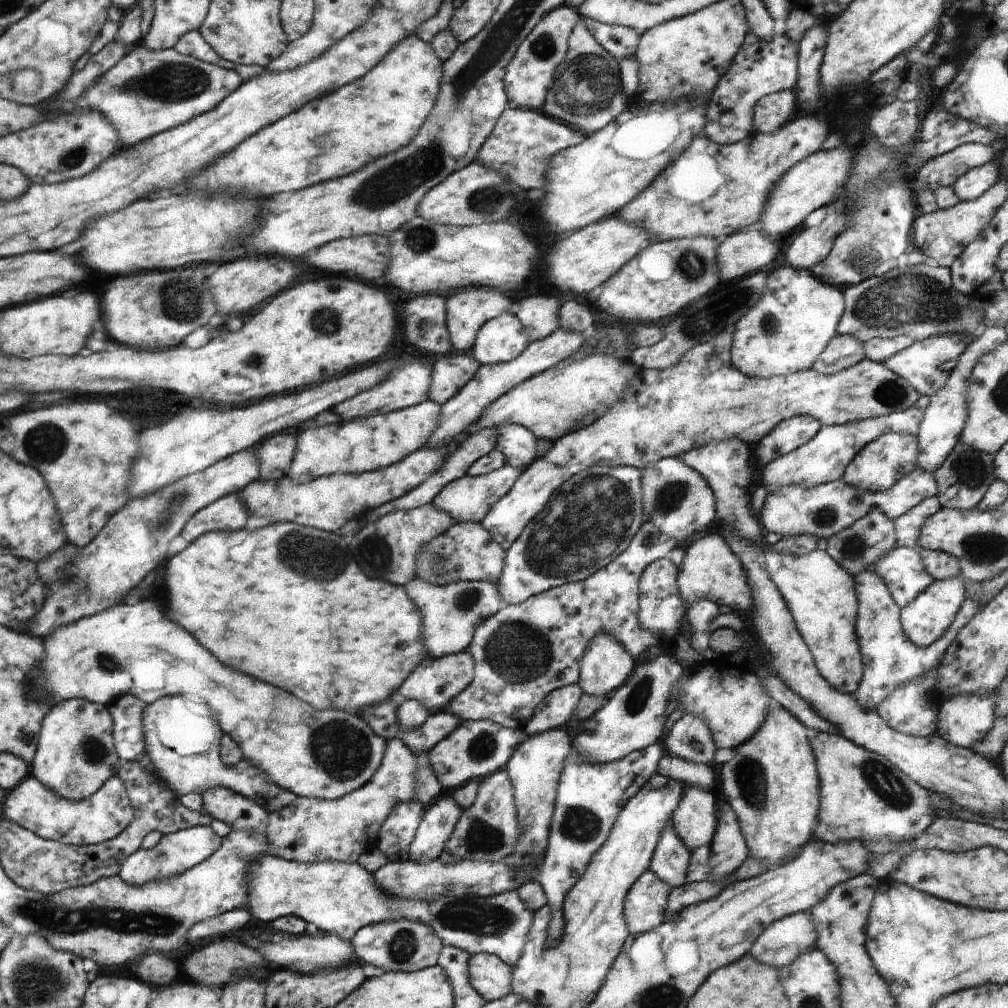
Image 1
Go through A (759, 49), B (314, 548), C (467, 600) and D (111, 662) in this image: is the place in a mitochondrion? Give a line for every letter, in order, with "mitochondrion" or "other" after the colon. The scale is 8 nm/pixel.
A: other
B: mitochondrion
C: mitochondrion
D: mitochondrion

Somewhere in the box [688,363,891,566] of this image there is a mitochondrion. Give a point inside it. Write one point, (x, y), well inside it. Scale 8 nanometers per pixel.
(824, 515)

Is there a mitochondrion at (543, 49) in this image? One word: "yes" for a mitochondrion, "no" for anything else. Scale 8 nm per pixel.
yes

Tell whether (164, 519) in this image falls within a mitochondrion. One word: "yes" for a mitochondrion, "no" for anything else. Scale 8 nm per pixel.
yes

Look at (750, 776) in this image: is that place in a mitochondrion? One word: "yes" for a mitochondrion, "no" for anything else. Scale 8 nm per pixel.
yes

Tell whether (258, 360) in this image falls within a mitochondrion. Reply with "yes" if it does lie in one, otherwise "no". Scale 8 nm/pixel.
yes

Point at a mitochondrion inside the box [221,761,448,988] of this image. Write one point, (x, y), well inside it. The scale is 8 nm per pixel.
(405, 943)

